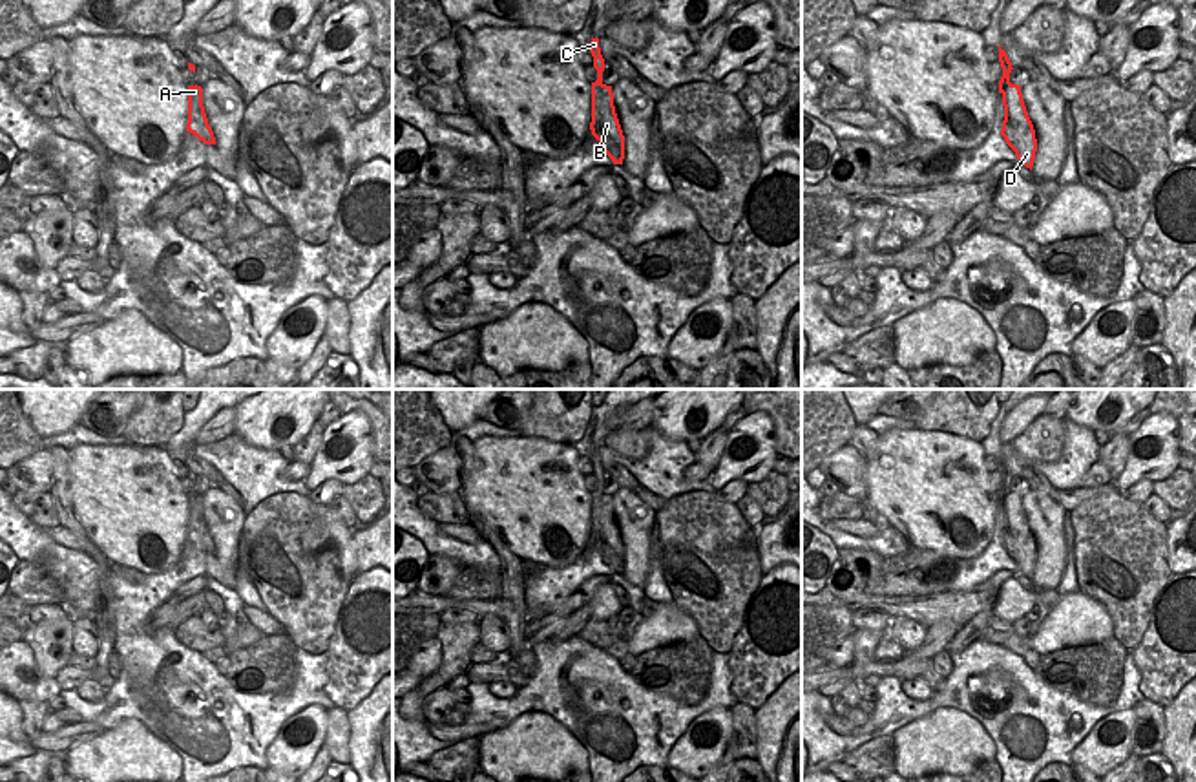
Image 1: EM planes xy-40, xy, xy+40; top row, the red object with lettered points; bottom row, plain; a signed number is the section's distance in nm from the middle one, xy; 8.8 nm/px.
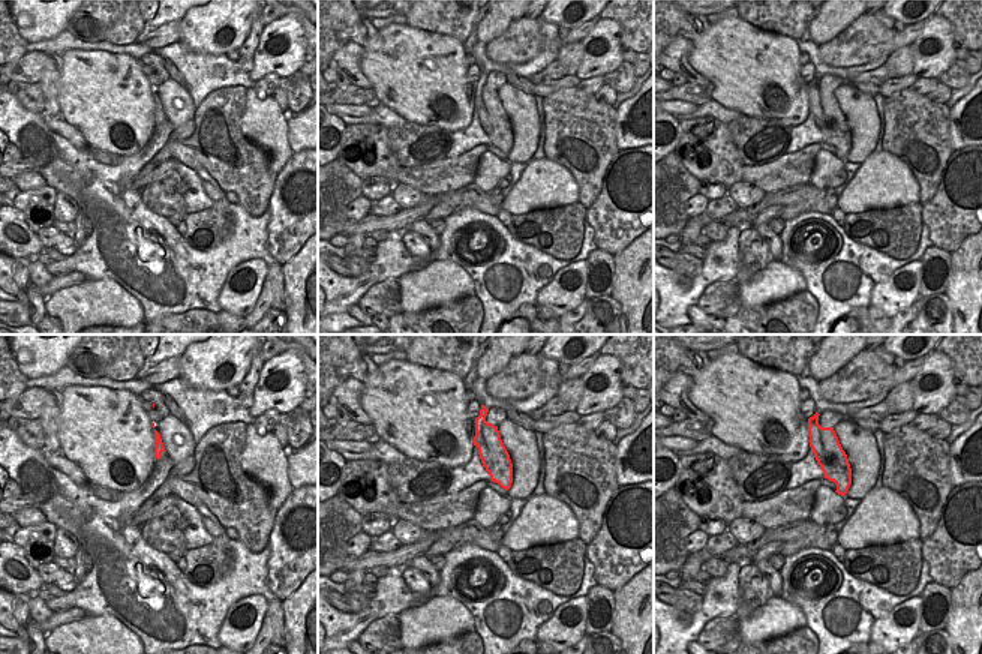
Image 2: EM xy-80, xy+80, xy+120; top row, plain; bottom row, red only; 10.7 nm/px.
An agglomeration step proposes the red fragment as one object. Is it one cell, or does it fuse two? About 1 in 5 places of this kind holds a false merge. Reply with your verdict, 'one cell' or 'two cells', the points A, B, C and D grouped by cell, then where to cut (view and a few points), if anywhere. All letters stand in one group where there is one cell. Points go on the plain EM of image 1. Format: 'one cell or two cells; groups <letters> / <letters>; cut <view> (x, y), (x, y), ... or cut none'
two cells; groups A B C / D; cut xy+40 (1005, 523), (1014, 527), (1014, 536), (1028, 534)

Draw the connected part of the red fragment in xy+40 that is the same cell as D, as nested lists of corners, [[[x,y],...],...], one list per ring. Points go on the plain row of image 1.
[[[1006,523],[1002,530],[1002,539],[1004,539],[1002,546],[1006,554],[1015,561],[1019,572],[1032,579],[1035,561],[1037,561],[1037,548],[1035,548],[1033,534],[1028,526],[1026,535],[1013,537],[1012,535],[1013,530],[1015,530],[1013,523]]]

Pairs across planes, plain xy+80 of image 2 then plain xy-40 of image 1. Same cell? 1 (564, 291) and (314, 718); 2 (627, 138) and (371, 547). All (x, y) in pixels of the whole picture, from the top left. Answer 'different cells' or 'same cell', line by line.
1: same cell
2: same cell

